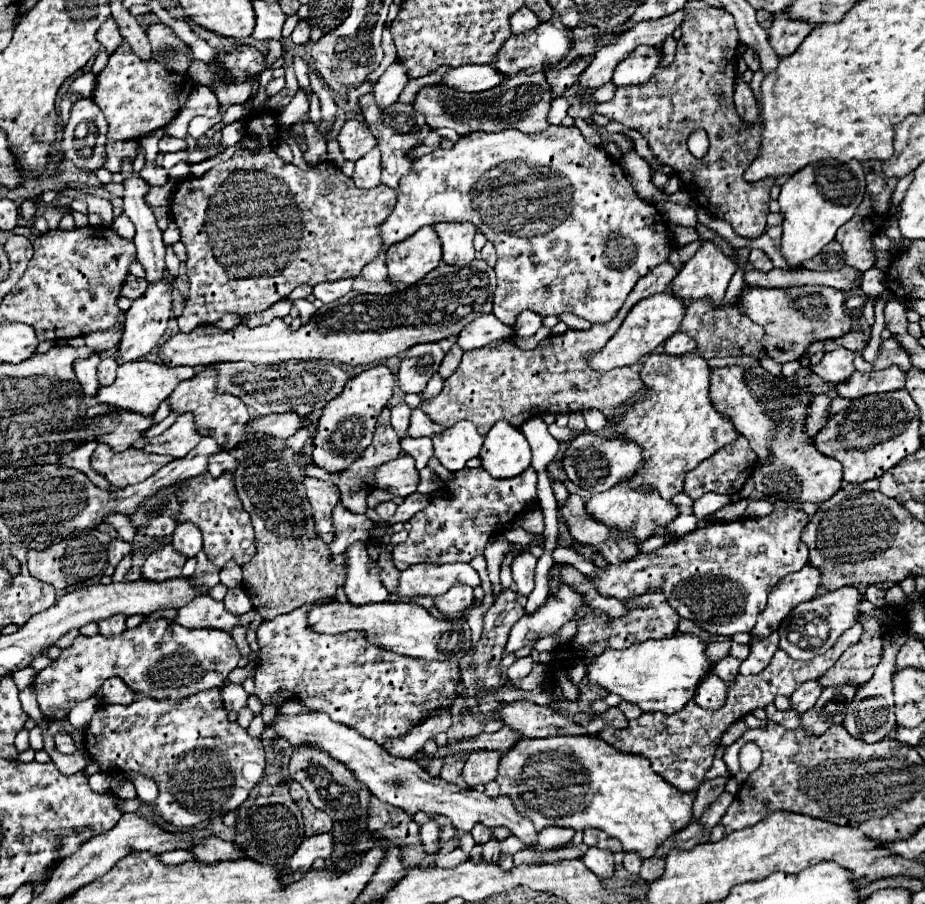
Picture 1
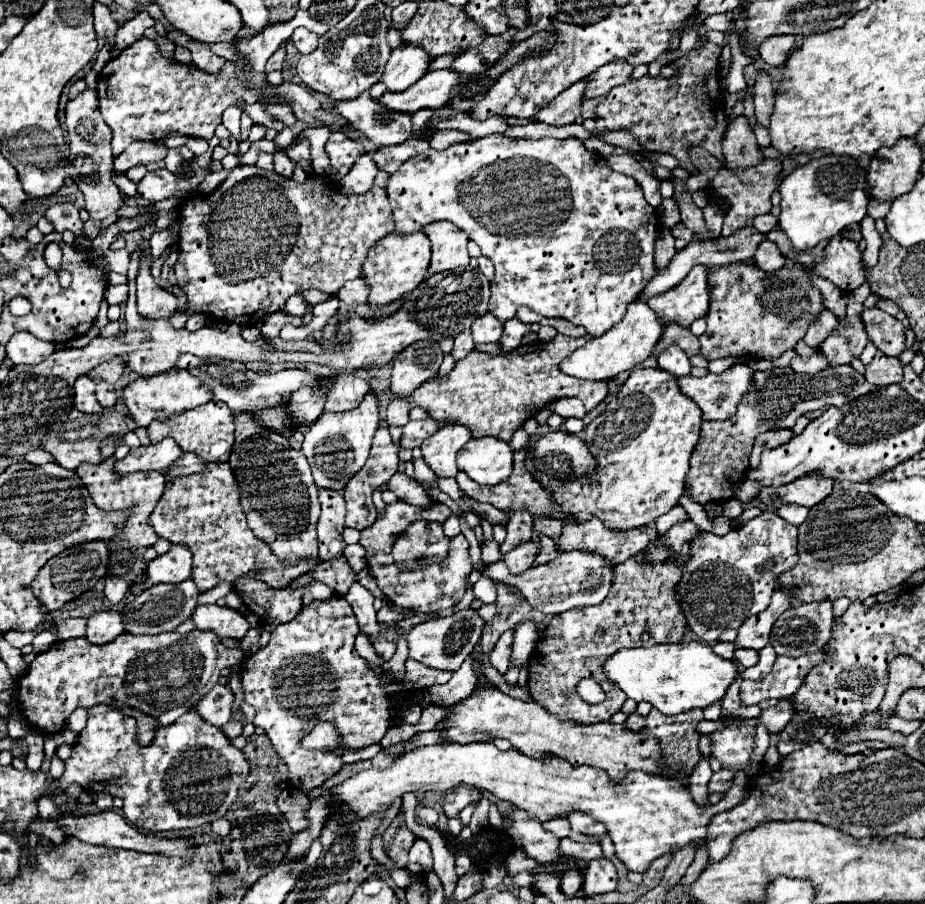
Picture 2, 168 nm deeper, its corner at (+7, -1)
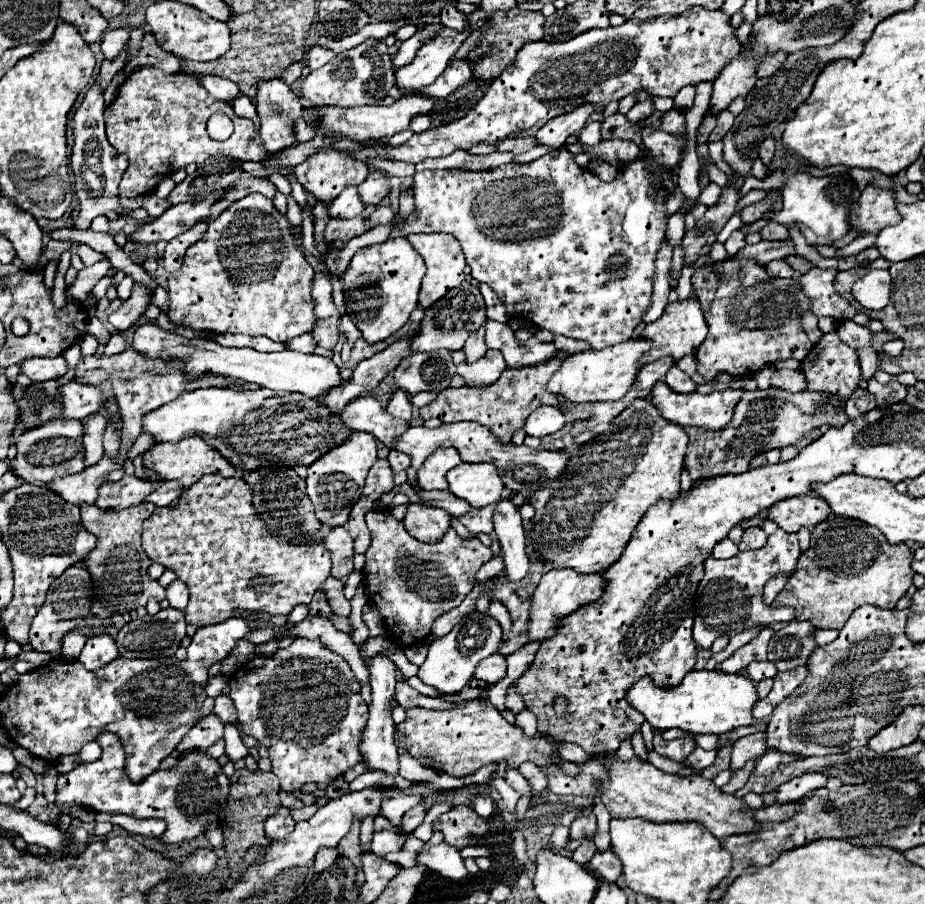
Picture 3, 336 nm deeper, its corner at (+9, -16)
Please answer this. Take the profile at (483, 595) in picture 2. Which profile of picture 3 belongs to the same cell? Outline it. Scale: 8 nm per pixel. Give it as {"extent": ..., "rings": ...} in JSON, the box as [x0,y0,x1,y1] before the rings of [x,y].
{"extent":[487,602,511,632],"rings":[[[491,602],[487,614],[499,622],[499,626],[503,628],[503,632],[509,632],[509,628],[511,628],[511,618],[509,618],[507,608],[505,608],[501,602]]]}

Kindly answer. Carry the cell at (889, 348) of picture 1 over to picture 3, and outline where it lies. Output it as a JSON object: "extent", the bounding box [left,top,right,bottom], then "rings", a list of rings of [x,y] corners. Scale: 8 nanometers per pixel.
{"extent":[867,378,907,406],"rings":[[[875,378],[867,380],[867,390],[871,394],[875,394],[877,398],[877,406],[891,406],[897,402],[905,400],[907,388],[901,386],[899,382],[889,382],[889,384],[879,384]]]}

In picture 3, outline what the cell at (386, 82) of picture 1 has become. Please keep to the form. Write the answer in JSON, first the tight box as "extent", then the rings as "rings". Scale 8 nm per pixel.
{"extent":[395,28,471,96],"rings":[[[443,28],[433,42],[427,42],[419,48],[413,62],[395,70],[397,90],[401,96],[415,94],[421,88],[433,84],[437,76],[447,68],[451,56],[461,46],[461,42],[469,36],[471,30],[455,32],[451,28]]]}

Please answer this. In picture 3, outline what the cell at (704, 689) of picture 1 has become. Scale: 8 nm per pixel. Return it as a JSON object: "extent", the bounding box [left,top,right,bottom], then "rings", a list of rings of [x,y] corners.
{"extent":[695,734,719,750],"rings":[[[703,734],[703,736],[697,736],[695,742],[703,750],[715,750],[719,746],[719,736],[715,736],[715,734]]]}

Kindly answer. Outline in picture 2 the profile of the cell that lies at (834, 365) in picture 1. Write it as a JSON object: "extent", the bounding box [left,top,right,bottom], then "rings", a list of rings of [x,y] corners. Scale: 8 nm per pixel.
{"extent":[789,353,827,375],"rings":[[[813,353],[811,357],[795,357],[789,365],[793,371],[797,373],[807,373],[807,375],[815,375],[823,369],[827,369],[827,359],[821,353]]]}

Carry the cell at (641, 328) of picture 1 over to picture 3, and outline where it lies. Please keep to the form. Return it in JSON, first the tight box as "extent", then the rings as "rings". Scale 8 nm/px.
{"extent":[547,338,651,402],"rings":[[[629,338],[625,342],[613,344],[603,350],[585,350],[579,354],[569,354],[561,368],[553,374],[547,390],[563,396],[569,402],[597,402],[597,400],[619,400],[635,384],[639,374],[639,360],[651,348],[647,338]]]}

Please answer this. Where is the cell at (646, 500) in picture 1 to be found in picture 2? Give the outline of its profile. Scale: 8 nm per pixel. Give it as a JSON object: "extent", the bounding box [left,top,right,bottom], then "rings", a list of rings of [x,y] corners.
{"extent":[557,517,657,565],"rings":[[[597,517],[589,519],[587,523],[577,523],[573,519],[569,519],[563,525],[561,537],[557,541],[557,551],[585,551],[585,553],[595,553],[605,557],[605,561],[609,561],[611,565],[619,565],[623,561],[627,561],[629,557],[633,557],[635,553],[639,553],[641,549],[645,549],[651,541],[657,539],[657,529],[655,525],[645,525],[641,529],[631,529],[631,531],[611,531],[607,529]]]}

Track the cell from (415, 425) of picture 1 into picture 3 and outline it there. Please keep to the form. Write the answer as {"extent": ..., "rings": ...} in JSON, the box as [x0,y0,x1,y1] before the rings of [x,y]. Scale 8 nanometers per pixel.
{"extent":[387,450,411,472],"rings":[[[391,450],[389,456],[387,456],[387,460],[389,460],[389,464],[391,464],[391,468],[393,468],[395,472],[407,470],[409,464],[411,464],[411,456],[407,456],[407,454],[399,452],[399,450]]]}

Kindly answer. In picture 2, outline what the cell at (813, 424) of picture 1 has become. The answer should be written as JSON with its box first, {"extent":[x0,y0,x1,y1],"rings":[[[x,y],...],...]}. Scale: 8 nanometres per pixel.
{"extent":[751,429,793,467],"rings":[[[777,429],[777,431],[767,431],[755,437],[755,445],[751,451],[751,467],[757,467],[759,457],[765,449],[775,449],[779,445],[785,445],[793,437],[791,429]]]}

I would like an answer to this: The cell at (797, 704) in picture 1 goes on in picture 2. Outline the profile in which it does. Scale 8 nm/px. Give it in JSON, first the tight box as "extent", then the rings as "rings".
{"extent":[757,701,795,733],"rings":[[[779,701],[775,707],[763,709],[761,715],[757,717],[757,723],[763,725],[769,733],[781,733],[793,715],[795,711],[791,701]]]}

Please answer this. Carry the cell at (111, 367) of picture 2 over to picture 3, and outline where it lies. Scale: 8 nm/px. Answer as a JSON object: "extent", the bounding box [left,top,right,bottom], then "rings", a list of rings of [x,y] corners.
{"extent":[59,382,105,420],"rings":[[[67,382],[63,388],[59,388],[59,394],[63,400],[63,418],[69,420],[83,420],[91,414],[97,414],[105,406],[103,392],[97,386]]]}

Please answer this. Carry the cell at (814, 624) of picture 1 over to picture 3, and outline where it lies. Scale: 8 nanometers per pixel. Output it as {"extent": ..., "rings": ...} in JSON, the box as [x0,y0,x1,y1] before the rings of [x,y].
{"extent":[767,620,815,670],"rings":[[[791,620],[771,636],[767,660],[773,662],[777,670],[793,670],[807,664],[815,648],[815,626],[809,620]]]}

